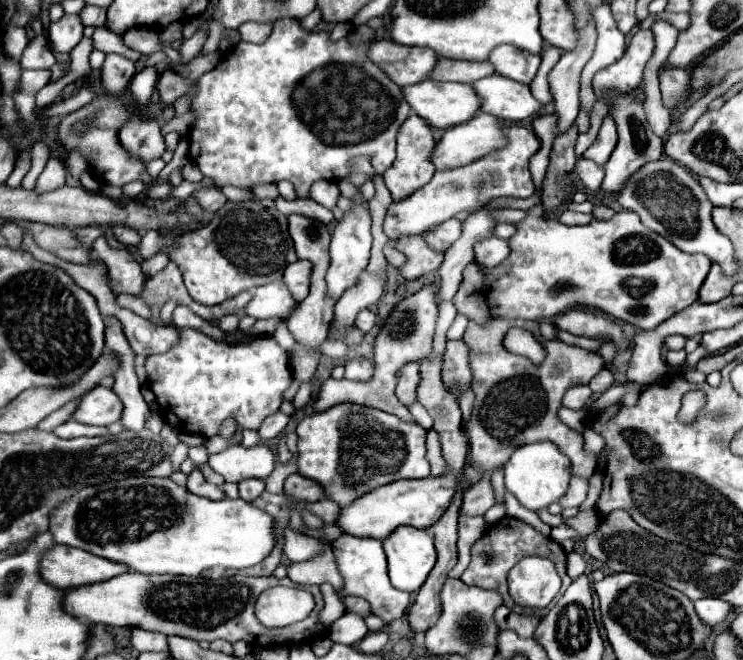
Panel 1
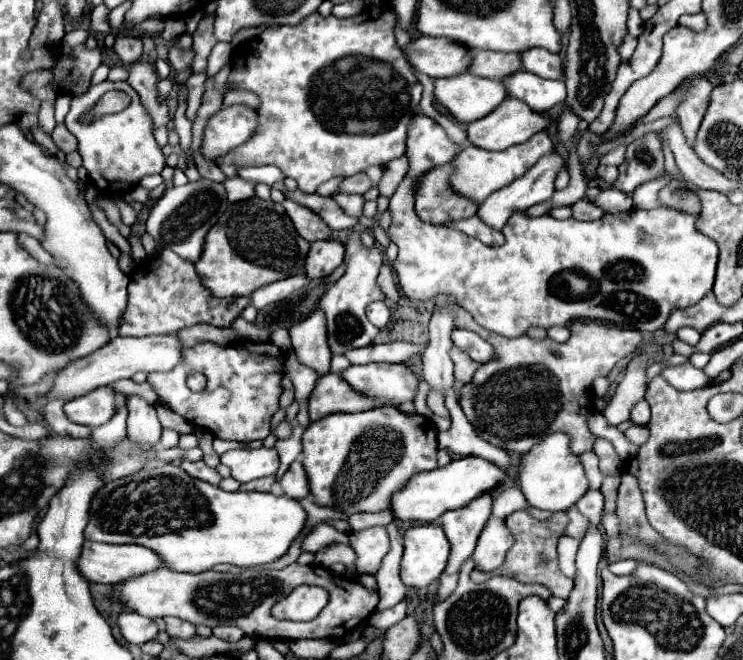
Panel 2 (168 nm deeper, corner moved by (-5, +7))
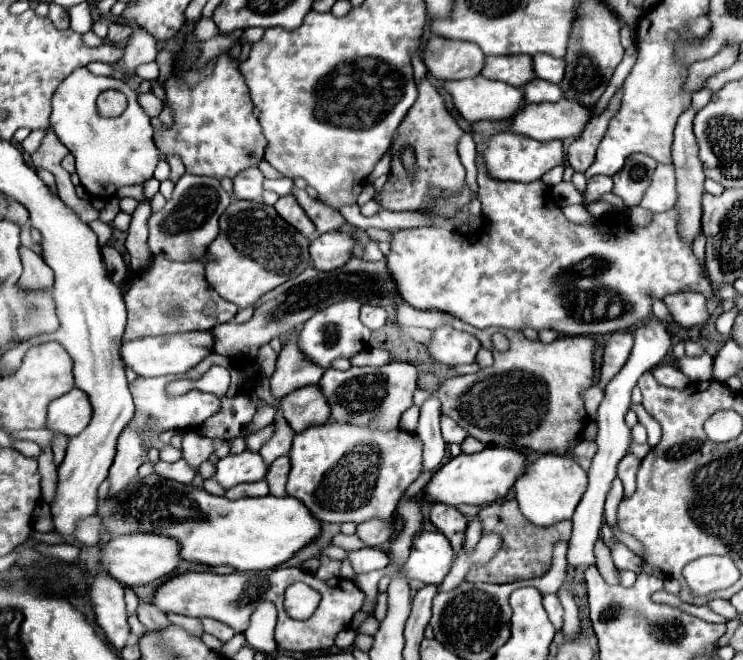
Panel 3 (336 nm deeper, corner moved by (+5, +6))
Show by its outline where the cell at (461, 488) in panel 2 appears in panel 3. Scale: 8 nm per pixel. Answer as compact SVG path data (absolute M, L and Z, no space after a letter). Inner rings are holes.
M490 446L476 454L460 454L452 458L446 466L442 466L438 472L434 472L432 480L426 486L426 500L442 500L444 504L458 506L458 504L474 504L474 506L486 506L496 500L504 500L518 476L522 476L522 470L526 468L526 454L514 448L500 448Z

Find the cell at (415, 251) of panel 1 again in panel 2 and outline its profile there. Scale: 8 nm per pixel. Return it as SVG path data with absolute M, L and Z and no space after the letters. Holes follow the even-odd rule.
M422 111L414 115L406 143L406 157L410 167L396 193L390 197L392 225L388 231L392 243L398 245L394 269L402 291L410 299L426 301L434 299L438 293L450 293L454 295L456 303L464 307L484 329L490 329L504 337L516 337L524 335L528 327L534 325L548 329L552 325L566 325L576 319L612 321L616 325L636 327L638 331L658 331L664 327L674 309L690 307L712 290L718 263L718 245L700 231L696 231L696 219L666 207L658 207L652 211L630 209L616 215L608 213L596 221L558 221L548 217L548 214L544 217L528 217L524 215L524 211L516 211L502 229L506 243L496 249L486 247L452 227L436 227L420 221L414 211L416 185L428 173L428 169L432 171L438 165L450 163L465 148L465 145L450 141L446 131ZM562 271L590 277L592 291L568 293L568 283L560 281L558 275Z

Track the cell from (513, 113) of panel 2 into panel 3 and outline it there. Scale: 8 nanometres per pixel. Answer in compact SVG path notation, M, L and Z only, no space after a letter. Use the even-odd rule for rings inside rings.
M562 98L554 104L526 104L518 116L512 116L512 134L524 134L540 142L572 140L582 134L594 110L576 100Z

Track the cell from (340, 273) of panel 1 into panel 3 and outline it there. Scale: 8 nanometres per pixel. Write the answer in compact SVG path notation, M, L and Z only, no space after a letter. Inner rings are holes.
M342 302L326 308L326 312L318 312L318 316L310 318L310 324L302 328L298 336L298 348L310 362L320 368L330 368L336 358L352 358L366 348L370 340L370 330L360 322L360 304L358 302Z

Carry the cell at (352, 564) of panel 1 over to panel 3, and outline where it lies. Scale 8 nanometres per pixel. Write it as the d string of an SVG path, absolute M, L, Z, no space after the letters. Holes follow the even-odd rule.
M370 518L366 522L360 522L356 526L356 534L360 536L360 540L364 540L364 544L368 546L380 546L384 542L388 542L394 534L394 520L380 520L380 518Z

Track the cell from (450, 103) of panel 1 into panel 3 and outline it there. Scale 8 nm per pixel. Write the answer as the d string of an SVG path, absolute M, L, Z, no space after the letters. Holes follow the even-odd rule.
M484 76L454 80L444 84L454 98L458 112L470 120L504 120L514 116L524 104L524 92L506 82L494 82Z

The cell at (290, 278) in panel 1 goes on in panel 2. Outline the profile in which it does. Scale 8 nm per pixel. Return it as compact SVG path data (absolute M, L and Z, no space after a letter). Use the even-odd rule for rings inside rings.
M314 241L310 245L304 273L310 281L328 277L344 261L344 245L340 241Z

